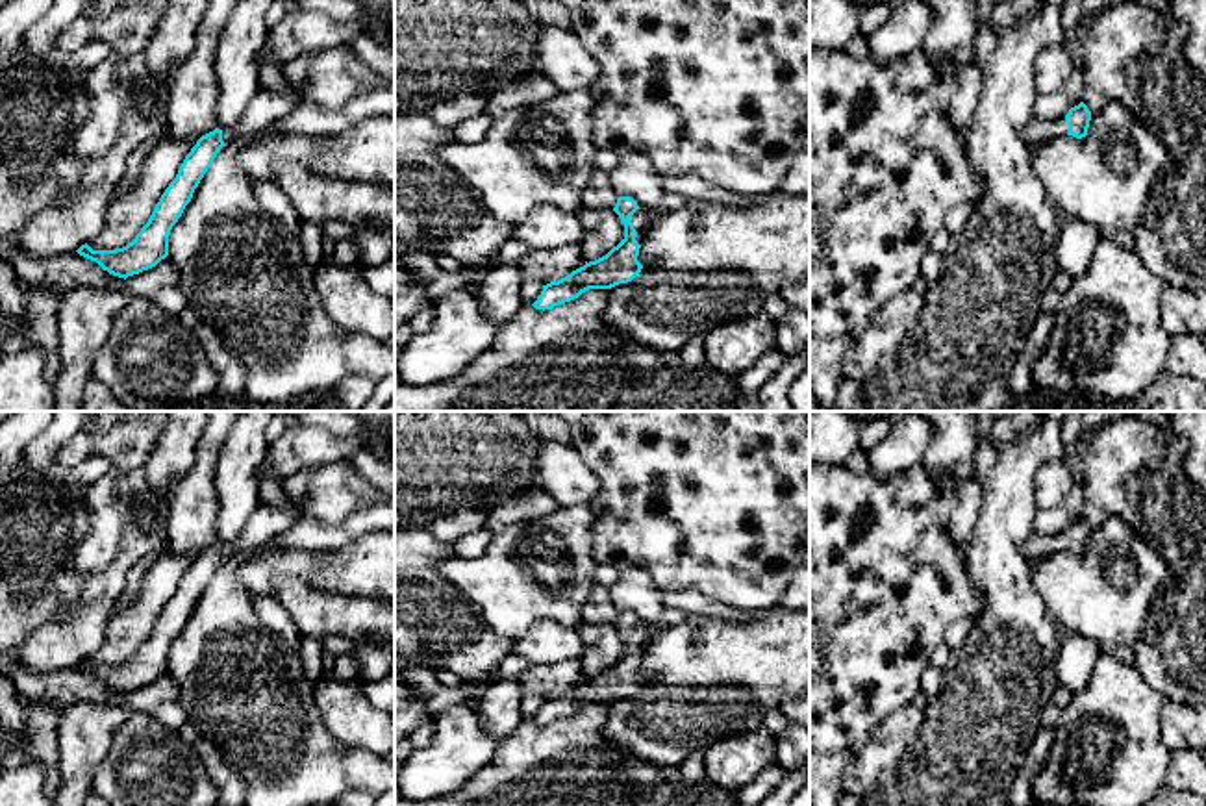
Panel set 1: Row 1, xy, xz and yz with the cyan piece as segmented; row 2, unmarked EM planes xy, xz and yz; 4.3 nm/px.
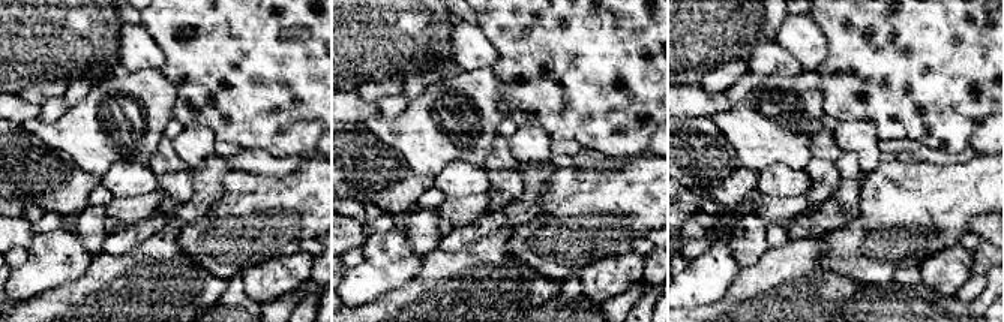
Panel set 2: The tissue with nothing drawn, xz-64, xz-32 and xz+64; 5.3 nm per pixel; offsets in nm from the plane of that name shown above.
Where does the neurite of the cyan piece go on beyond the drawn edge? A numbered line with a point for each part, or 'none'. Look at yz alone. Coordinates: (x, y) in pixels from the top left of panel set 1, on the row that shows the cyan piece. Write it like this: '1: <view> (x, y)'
1: yz (1036, 132)

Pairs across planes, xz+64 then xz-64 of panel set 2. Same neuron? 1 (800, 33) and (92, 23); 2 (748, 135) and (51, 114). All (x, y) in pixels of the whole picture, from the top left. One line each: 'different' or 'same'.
1: different
2: different

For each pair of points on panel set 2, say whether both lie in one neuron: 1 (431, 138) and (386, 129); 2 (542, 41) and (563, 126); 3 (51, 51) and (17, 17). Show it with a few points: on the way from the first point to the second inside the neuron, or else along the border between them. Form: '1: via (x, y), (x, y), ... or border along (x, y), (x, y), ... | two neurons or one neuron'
1: via (420, 132), (396, 131) | one neuron
2: via (563, 62), (572, 71), (572, 105) | one neuron
3: via (42, 42), (26, 26) | one neuron

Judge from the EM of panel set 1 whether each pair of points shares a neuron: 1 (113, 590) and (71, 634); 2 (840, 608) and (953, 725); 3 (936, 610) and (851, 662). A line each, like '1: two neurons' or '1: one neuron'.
1: one neuron
2: two neurons
3: one neuron

